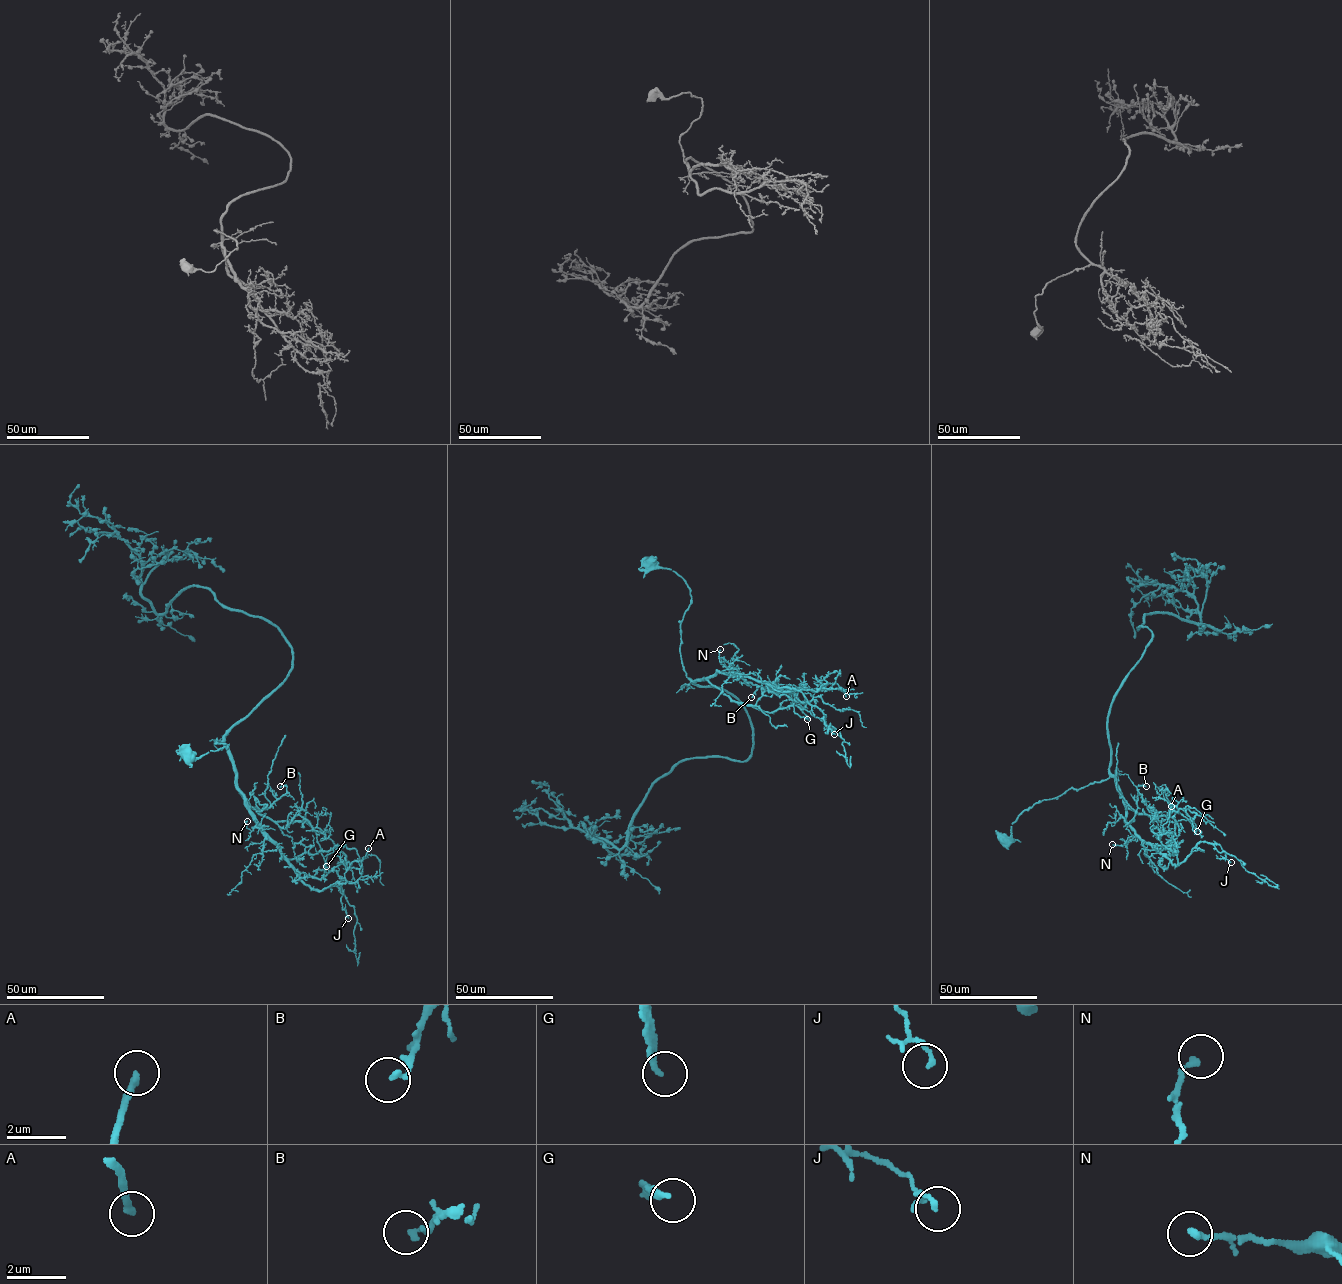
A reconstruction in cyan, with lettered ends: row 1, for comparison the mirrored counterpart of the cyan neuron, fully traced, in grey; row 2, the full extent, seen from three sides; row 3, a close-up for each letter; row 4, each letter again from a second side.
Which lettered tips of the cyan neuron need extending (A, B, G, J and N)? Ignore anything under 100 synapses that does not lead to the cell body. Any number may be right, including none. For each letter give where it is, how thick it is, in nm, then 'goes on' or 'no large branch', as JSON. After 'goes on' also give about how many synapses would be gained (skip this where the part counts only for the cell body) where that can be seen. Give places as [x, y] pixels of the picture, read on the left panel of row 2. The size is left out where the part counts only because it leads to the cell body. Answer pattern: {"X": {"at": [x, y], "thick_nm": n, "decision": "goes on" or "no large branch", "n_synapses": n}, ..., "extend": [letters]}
{"A": {"at": [368, 848], "thick_nm": 200, "decision": "no large branch"}, "B": {"at": [280, 786], "thick_nm": 170, "decision": "no large branch"}, "G": {"at": [326, 866], "thick_nm": 200, "decision": "goes on", "n_synapses": 120}, "J": {"at": [348, 918], "thick_nm": 120, "decision": "no large branch"}, "N": {"at": [247, 821], "thick_nm": 200, "decision": "no large branch"}, "extend": ["G"]}

